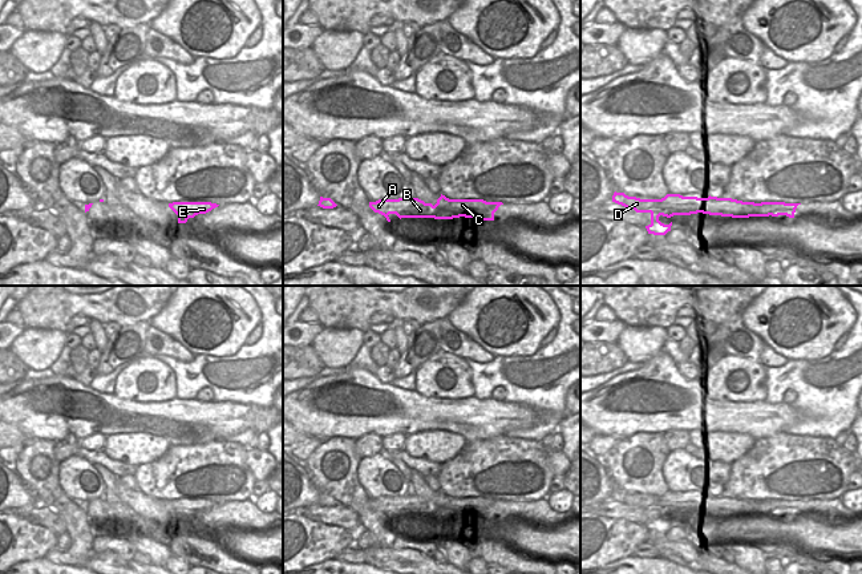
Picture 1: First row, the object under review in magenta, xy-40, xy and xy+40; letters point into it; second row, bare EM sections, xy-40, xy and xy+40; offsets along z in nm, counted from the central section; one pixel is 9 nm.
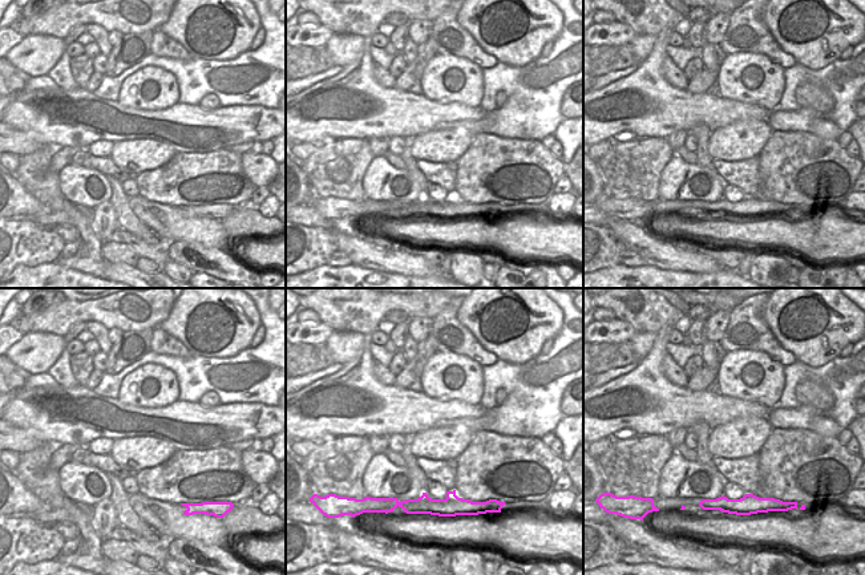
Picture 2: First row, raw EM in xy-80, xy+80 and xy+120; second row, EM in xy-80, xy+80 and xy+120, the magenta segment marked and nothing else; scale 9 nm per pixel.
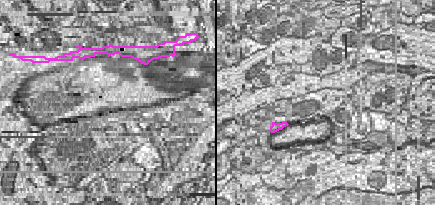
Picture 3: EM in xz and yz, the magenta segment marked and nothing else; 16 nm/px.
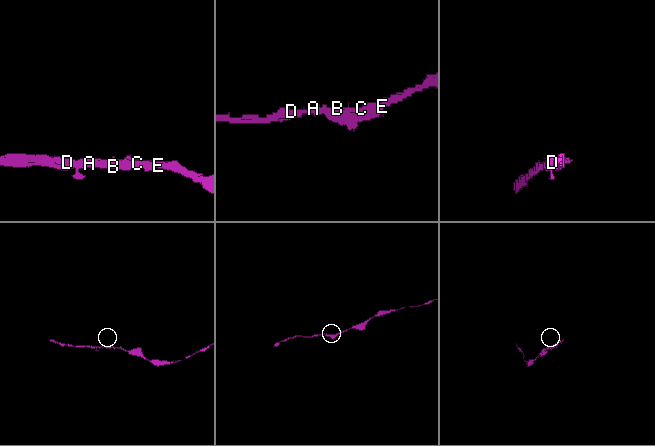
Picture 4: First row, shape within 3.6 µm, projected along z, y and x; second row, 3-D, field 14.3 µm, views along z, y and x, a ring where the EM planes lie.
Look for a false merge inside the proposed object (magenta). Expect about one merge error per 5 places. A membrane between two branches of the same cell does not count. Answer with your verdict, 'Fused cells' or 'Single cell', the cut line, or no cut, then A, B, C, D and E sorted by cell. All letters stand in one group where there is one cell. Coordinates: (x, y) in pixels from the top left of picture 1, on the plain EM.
Single cell. No split. Groups: A B C D E

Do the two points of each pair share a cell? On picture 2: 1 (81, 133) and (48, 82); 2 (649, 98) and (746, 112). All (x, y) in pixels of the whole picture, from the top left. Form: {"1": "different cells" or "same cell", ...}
{"1": "different cells", "2": "same cell"}

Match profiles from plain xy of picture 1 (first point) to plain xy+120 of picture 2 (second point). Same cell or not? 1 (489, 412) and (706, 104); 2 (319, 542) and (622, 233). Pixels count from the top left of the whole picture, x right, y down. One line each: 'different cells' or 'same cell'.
1: same cell
2: different cells

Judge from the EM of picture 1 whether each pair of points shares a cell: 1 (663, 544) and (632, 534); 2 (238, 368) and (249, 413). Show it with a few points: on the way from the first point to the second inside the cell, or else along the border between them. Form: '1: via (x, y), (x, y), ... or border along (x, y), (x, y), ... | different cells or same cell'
1: border along (647, 532), (648, 540) | different cells
2: border along (215, 400), (233, 400), (268, 407) | different cells

